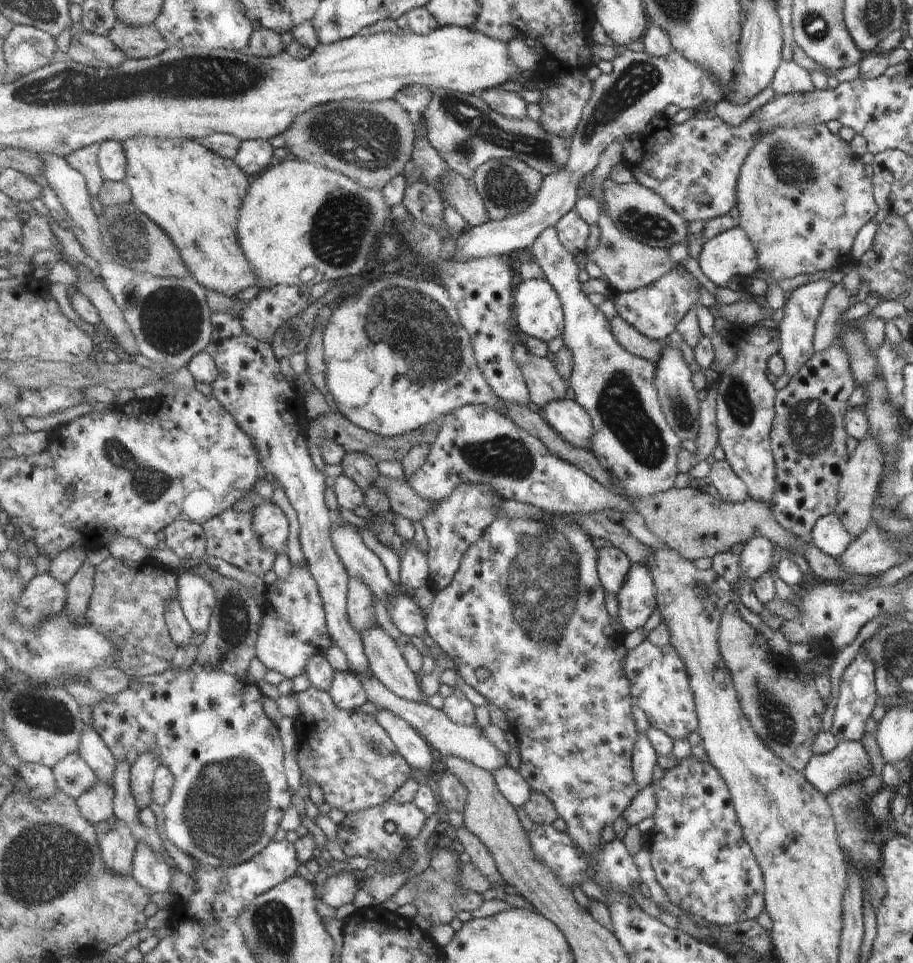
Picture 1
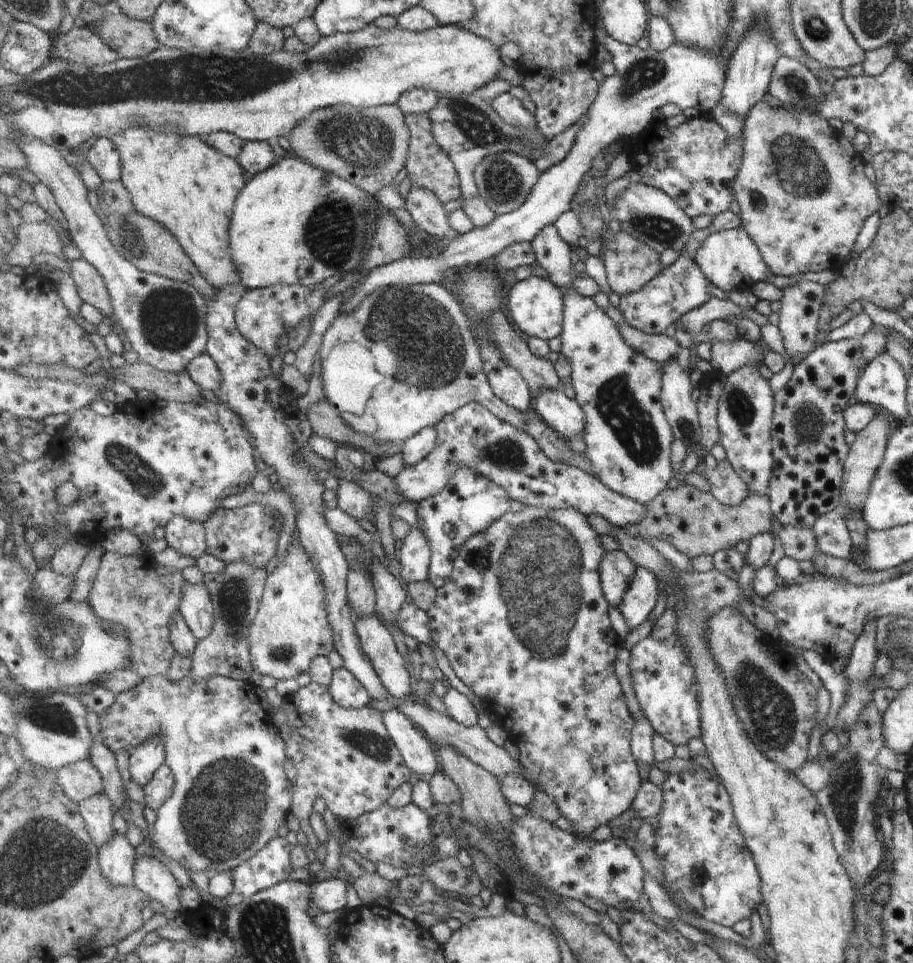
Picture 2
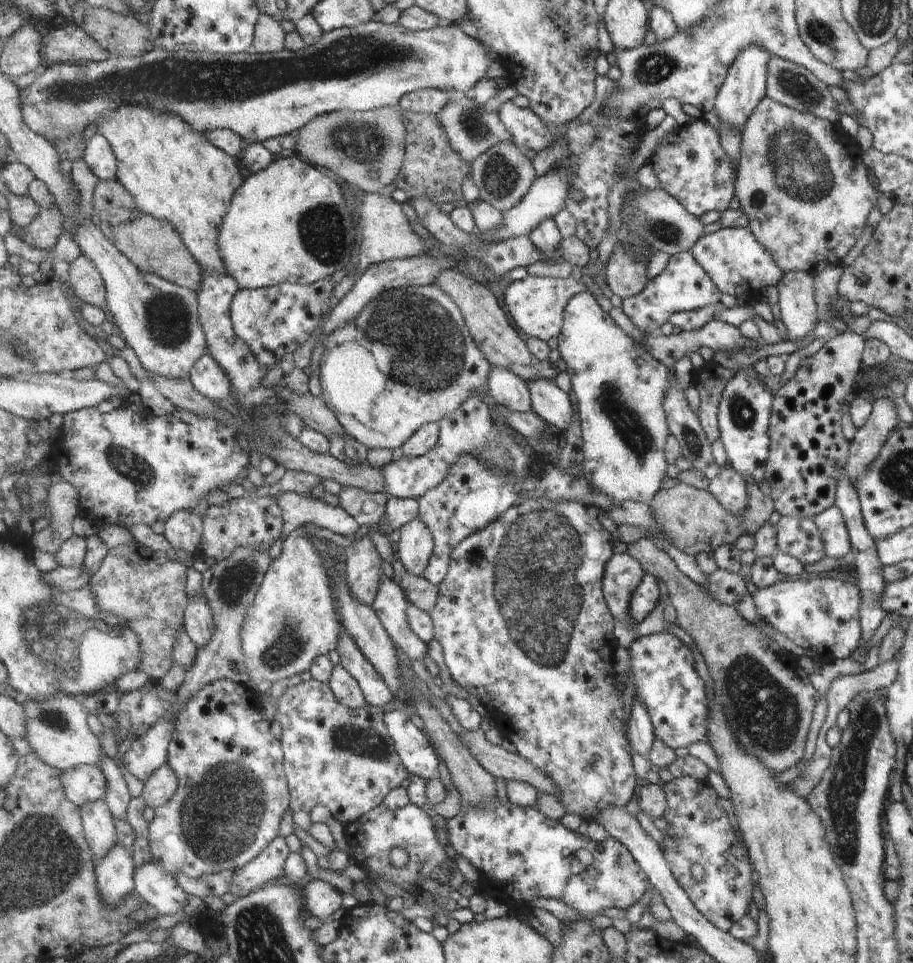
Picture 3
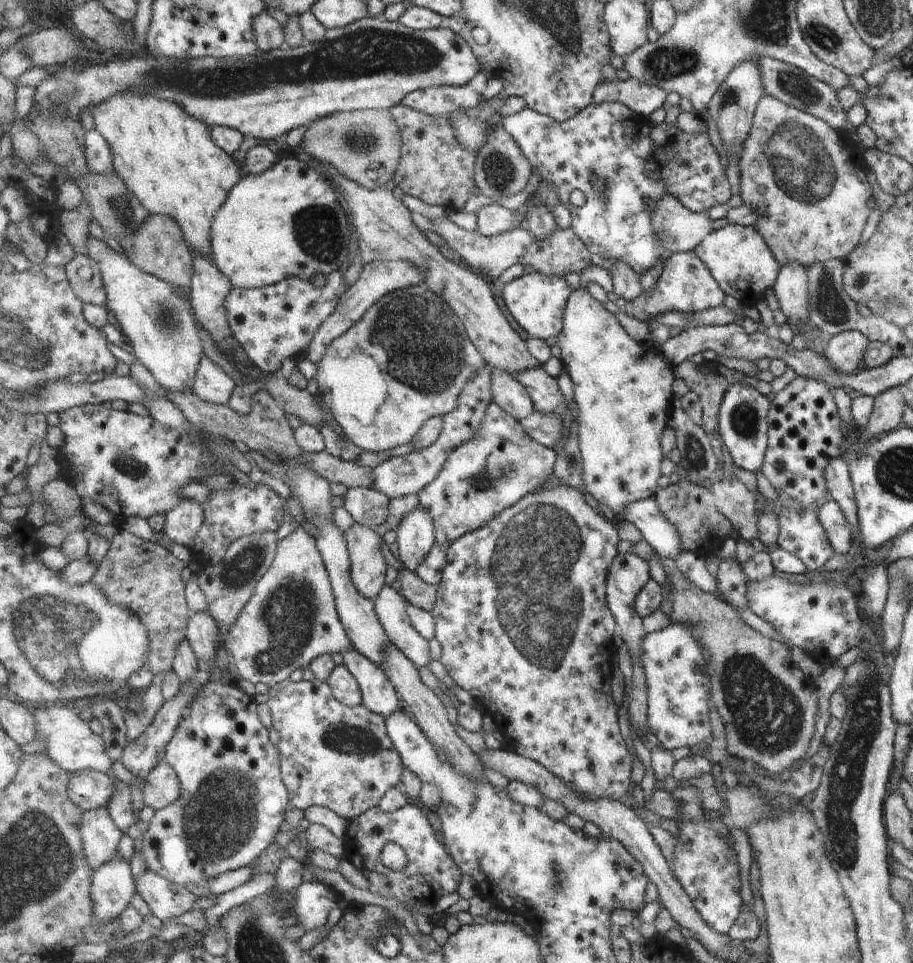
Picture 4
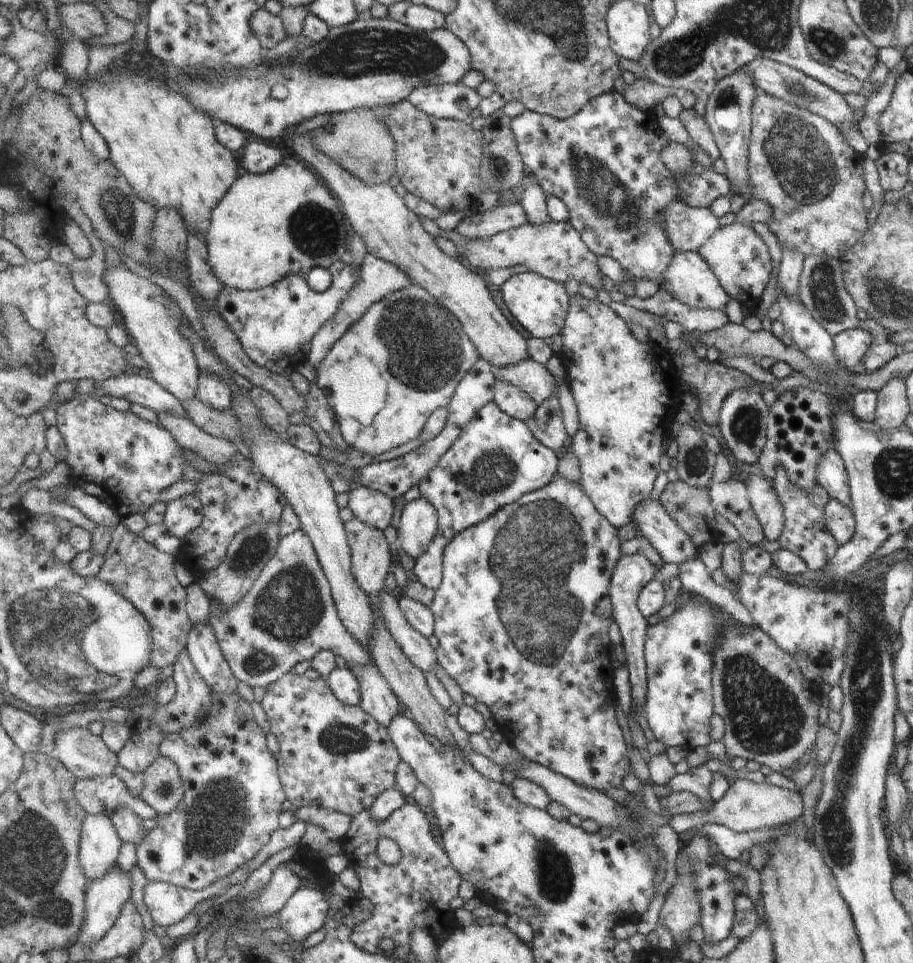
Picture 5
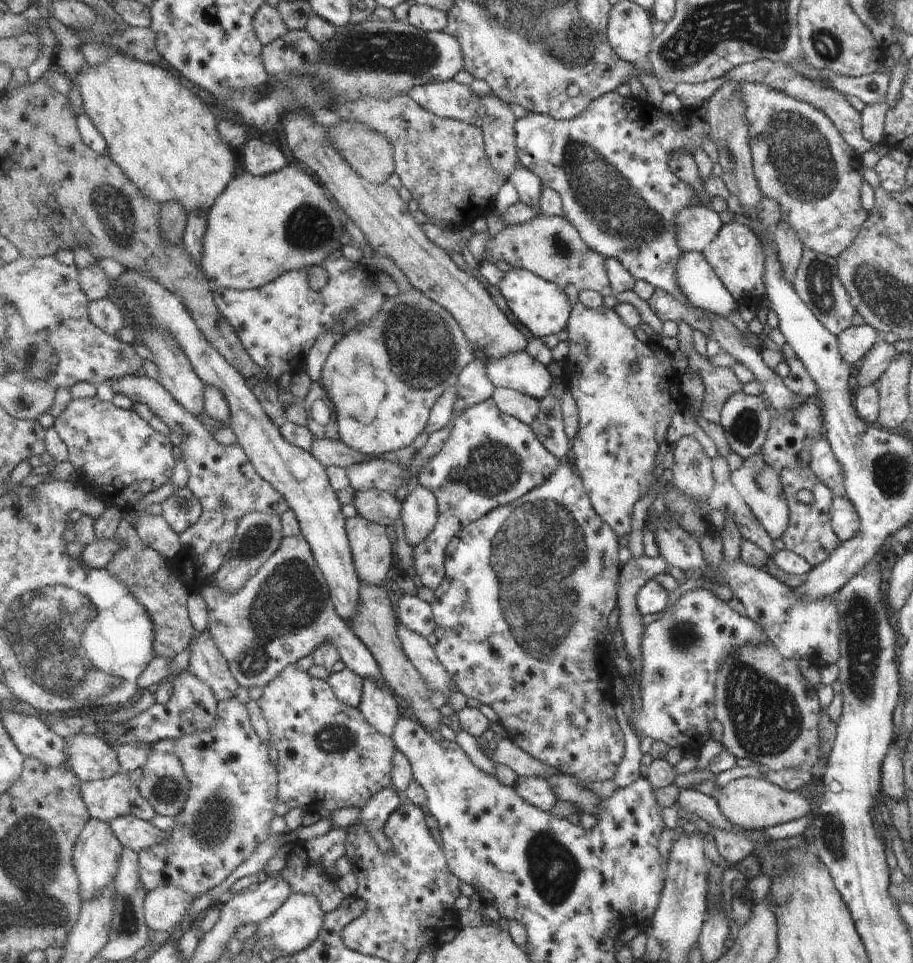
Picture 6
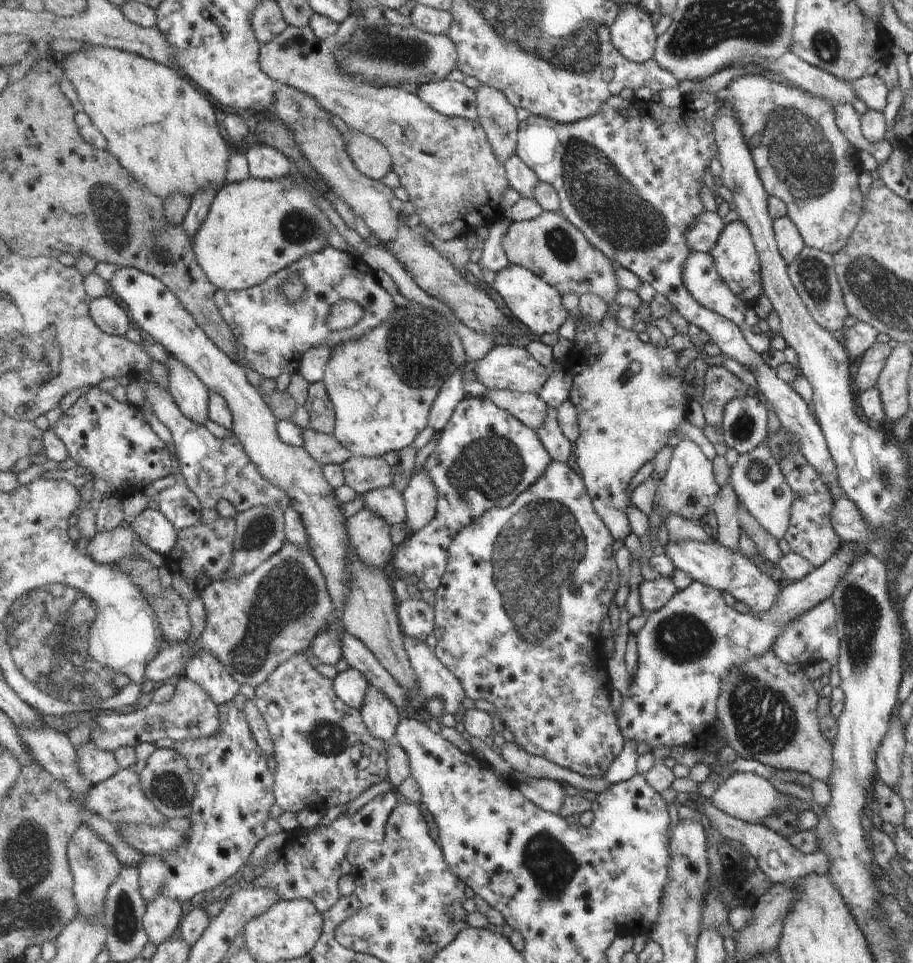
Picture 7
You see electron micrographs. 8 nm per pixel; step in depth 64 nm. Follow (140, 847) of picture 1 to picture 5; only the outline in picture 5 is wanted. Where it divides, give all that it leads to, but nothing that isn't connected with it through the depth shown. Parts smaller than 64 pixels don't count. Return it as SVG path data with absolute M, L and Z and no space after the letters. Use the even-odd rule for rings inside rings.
M298 820L294 822L291 826L287 828L277 828L277 830L273 830L273 834L271 834L271 840L269 840L269 844L255 856L254 860L246 865L243 865L241 868L234 870L229 876L226 876L224 879L218 880L213 884L210 884L207 888L204 888L200 891L189 890L188 888L174 885L168 880L165 881L149 881L147 880L147 884L144 886L143 896L145 906L147 911L149 912L153 924L161 926L171 926L171 924L175 924L175 922L179 922L179 920L183 920L189 912L193 912L195 910L195 906L199 904L199 902L203 902L203 900L209 900L209 898L213 899L216 896L223 896L229 888L233 888L233 886L237 886L237 884L241 884L247 882L249 880L249 876L255 872L255 870L259 870L271 856L277 853L279 850L287 848L292 844L298 844L301 842L301 838L303 837L306 831L305 822L302 820Z

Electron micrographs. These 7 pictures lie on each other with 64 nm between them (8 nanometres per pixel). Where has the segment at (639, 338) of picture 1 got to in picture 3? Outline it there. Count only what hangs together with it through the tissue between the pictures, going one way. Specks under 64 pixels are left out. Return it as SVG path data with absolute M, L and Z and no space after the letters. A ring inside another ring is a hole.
M717 319L707 321L699 330L684 331L678 335L663 335L657 332L645 335L639 344L643 345L659 362L671 370L679 362L681 356L691 354L699 347L710 348L713 352L727 352L743 346L759 345L760 339L746 339L737 327L721 322Z

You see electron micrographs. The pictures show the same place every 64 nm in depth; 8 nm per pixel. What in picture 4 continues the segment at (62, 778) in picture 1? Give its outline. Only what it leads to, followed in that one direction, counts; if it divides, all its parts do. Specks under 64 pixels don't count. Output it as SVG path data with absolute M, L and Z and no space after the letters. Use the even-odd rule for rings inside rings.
M85 769L70 774L68 794L74 804L84 811L107 807L113 793L112 778L104 772Z

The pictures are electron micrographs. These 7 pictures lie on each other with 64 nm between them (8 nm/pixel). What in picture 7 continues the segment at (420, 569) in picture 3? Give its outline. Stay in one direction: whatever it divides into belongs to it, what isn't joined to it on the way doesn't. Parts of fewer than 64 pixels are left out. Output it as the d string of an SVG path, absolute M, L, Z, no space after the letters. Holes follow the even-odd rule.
M424 464L411 476L402 495L407 503L405 522L411 534L418 533L430 525L438 514L438 490L424 470Z

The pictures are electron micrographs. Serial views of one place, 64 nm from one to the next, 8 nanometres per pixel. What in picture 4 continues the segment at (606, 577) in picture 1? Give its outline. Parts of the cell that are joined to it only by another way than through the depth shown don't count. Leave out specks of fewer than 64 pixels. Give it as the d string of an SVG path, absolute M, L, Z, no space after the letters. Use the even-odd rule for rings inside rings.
M619 553L613 564L610 566L610 572L607 577L607 594L608 605L611 612L614 614L615 620L618 622L618 633L621 638L627 643L629 652L631 654L631 664L633 665L633 689L630 694L629 704L629 718L632 721L632 726L640 741L646 742L645 735L651 732L648 721L648 683L645 676L646 670L640 660L642 656L643 639L647 636L643 630L643 620L635 612L634 602L639 591L645 586L645 583L651 578L649 574L649 566L647 561L643 560L640 556L632 553Z

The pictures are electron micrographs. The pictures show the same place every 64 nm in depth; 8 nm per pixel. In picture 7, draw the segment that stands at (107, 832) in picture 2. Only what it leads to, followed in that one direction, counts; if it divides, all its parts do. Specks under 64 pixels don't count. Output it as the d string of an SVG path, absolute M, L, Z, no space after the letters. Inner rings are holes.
M83 825L71 839L68 860L76 882L74 895L78 902L78 915L83 915L84 919L97 920L98 916L105 911L109 889L115 884L121 872L120 858L113 846L108 845L102 836L87 825Z

